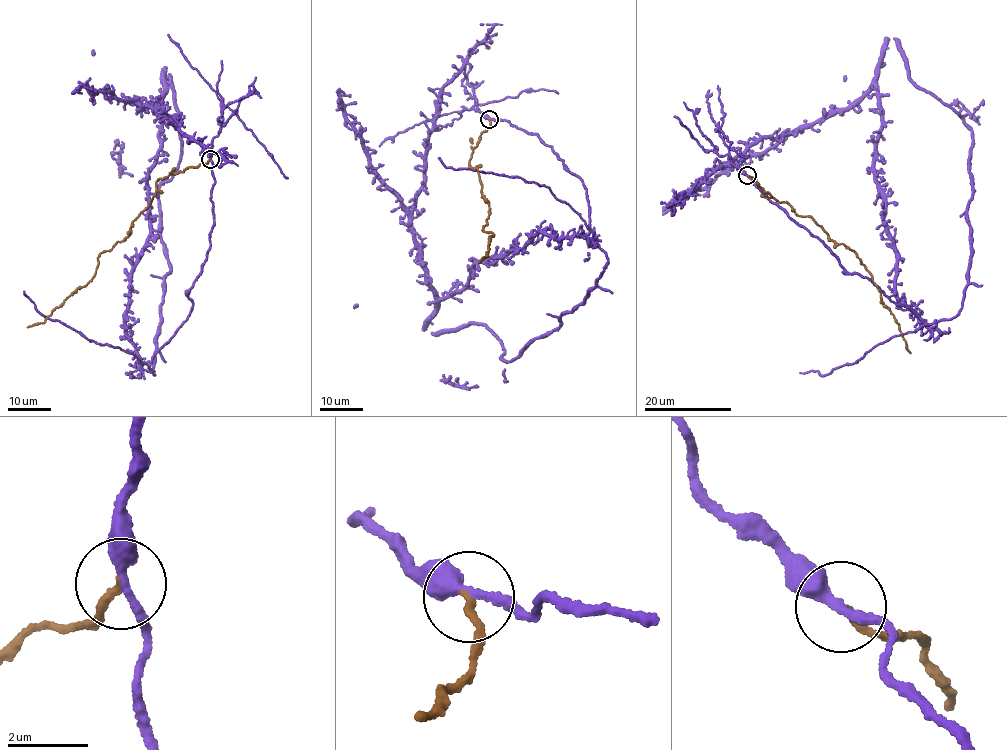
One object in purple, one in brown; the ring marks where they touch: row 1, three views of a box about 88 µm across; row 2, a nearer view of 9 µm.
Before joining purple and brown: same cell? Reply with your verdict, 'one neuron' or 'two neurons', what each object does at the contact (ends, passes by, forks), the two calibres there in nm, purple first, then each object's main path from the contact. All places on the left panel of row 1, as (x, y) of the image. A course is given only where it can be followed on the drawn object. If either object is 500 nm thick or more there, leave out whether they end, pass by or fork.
two neurons | purple passes by | brown ends | 300/190 nm | purple via (210, 159), (192, 308), (146, 363), (126, 314), (160, 113), (138, 103), (223, 150) | brown via (210, 159), (157, 181), (154, 194), (133, 221), (130, 233), (101, 253), (92, 279), (43, 322), (27, 327)

